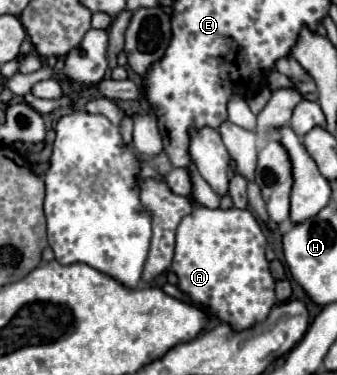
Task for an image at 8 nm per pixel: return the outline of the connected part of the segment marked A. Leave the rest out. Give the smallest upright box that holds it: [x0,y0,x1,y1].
[173,207,277,329]

